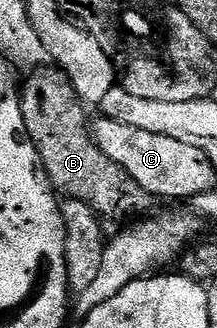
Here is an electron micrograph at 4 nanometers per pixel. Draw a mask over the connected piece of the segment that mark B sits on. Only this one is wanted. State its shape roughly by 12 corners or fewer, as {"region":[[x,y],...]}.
{"region":[[58,67],[20,86],[27,135],[62,198],[97,217],[155,199],[111,163]]}

